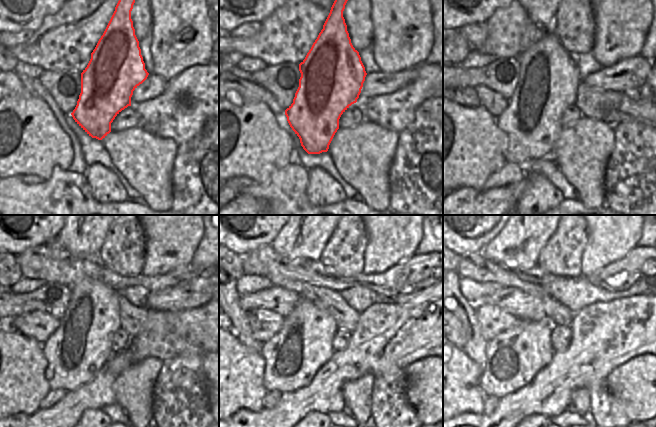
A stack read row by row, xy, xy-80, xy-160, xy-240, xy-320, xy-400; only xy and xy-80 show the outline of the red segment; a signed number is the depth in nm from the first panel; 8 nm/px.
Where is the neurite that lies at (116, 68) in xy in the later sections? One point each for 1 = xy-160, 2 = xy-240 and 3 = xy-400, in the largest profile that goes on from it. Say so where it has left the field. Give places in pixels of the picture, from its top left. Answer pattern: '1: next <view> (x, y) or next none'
1: next xy-160 (549, 78)
2: next xy-240 (75, 352)
3: next xy-400 (514, 357)

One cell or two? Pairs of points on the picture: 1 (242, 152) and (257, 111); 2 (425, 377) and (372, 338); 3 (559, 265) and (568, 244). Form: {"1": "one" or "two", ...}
{"1": "one", "2": "two", "3": "one"}

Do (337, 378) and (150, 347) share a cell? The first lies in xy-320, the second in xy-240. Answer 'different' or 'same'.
same

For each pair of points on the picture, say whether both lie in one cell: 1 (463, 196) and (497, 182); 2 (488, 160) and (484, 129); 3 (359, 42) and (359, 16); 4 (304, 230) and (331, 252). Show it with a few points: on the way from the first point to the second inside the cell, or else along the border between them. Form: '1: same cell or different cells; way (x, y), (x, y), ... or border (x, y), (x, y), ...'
1: different cells; border (506, 185), (483, 190)
2: same cell; way (484, 152), (484, 137)
3: same cell; way (359, 36), (359, 22)
4: different cells; border (335, 225), (318, 259)

